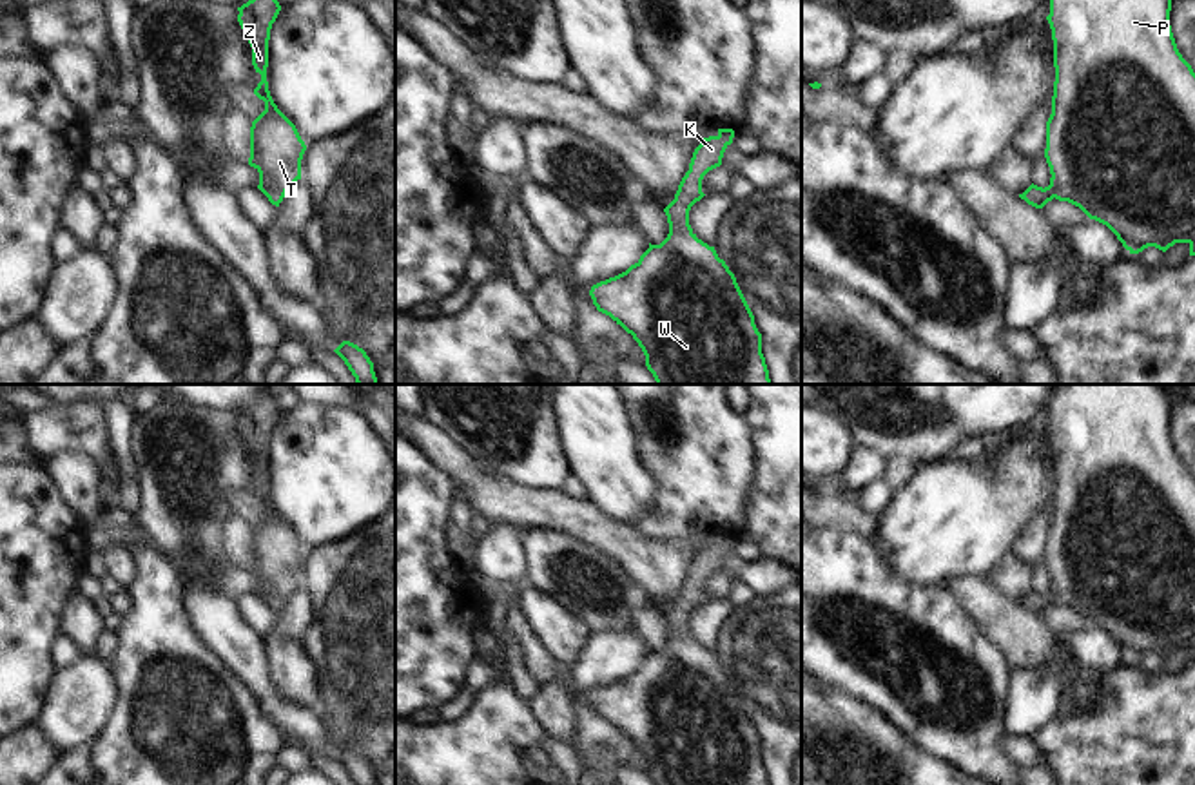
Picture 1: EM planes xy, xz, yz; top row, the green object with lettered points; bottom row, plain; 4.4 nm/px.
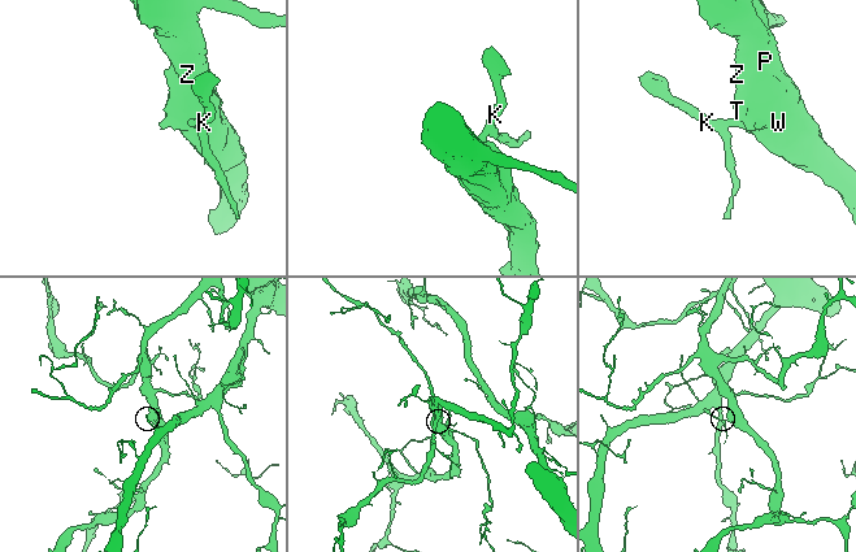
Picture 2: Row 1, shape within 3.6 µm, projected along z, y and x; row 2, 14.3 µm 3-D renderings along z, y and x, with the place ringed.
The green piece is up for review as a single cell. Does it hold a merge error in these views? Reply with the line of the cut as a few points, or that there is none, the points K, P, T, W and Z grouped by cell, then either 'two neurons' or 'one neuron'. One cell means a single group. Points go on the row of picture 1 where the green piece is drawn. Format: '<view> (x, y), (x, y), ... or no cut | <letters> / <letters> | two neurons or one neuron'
no cut | K P T W Z | one neuron

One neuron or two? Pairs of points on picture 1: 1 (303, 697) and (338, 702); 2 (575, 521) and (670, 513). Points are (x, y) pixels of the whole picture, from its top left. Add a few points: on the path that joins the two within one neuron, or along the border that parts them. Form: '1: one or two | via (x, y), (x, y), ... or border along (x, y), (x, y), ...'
1: two | border along (309, 659), (314, 668), (318, 707)
2: two | border along (633, 528), (644, 537), (675, 542)

